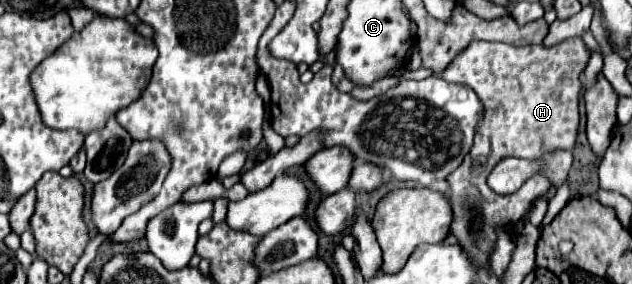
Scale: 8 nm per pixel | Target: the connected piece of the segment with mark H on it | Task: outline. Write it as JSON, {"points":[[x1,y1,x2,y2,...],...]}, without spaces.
{"points":[[578,37,552,47,514,47,506,43,472,41,468,49,462,51,442,73,442,79,450,83,472,87,484,107,470,153,464,157,462,165,448,175,448,183,452,187,450,203,454,211,452,233,478,267,488,267,488,255,492,251,492,243,496,243,496,227,514,227,522,219,526,207,550,189,550,179,536,173,518,191,500,195,486,183,490,171,504,157,534,161,548,151,574,149,580,123,580,75,588,61,590,49]]}

